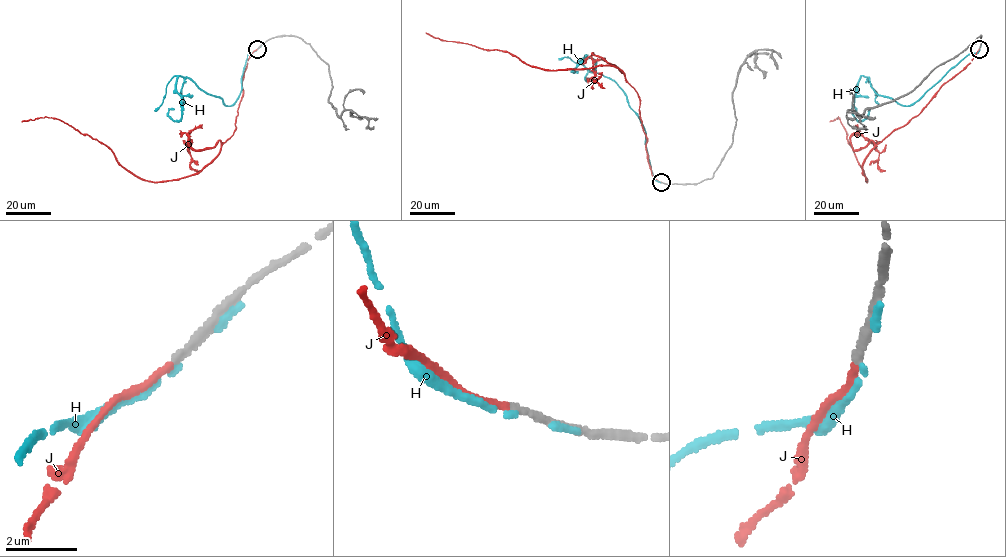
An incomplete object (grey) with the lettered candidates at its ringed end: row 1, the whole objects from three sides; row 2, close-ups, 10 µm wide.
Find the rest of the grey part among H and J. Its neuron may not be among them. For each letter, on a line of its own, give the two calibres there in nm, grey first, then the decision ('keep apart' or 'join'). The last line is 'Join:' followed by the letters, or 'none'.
H: 200 nm thick on the grey side, 110 nm on the other; keep apart
J: 200 nm thick on the grey side, 190 nm on the other; join
Join: J

